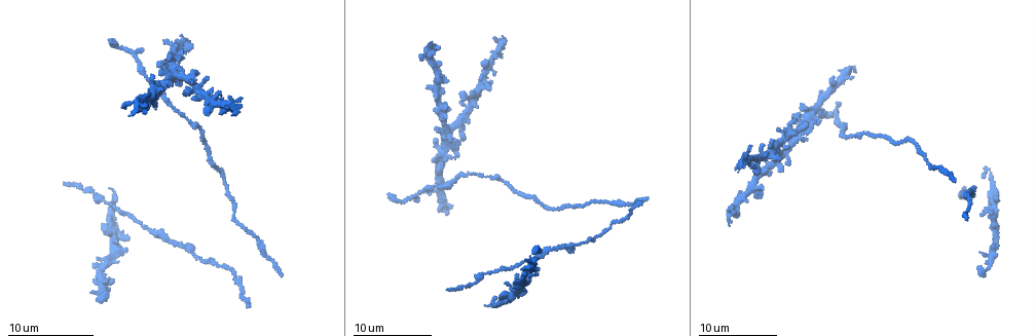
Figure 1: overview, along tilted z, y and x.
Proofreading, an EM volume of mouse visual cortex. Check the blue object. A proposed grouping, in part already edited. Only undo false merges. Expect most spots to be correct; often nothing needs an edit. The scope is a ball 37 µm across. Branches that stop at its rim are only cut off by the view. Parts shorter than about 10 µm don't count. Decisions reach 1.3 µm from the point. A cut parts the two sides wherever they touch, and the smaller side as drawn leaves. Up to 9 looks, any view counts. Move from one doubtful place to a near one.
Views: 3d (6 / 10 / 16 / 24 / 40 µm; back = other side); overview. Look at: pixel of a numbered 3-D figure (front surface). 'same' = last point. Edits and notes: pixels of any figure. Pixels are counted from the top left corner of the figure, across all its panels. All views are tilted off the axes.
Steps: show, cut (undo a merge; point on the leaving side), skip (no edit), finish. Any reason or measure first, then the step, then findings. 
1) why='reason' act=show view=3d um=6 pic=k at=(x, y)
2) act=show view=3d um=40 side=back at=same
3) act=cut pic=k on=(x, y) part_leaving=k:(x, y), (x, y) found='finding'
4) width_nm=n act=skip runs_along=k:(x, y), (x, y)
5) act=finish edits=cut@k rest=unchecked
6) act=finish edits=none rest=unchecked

why='sudden change in width' act=show view=3d um=16 pic=1 at=(190, 252)

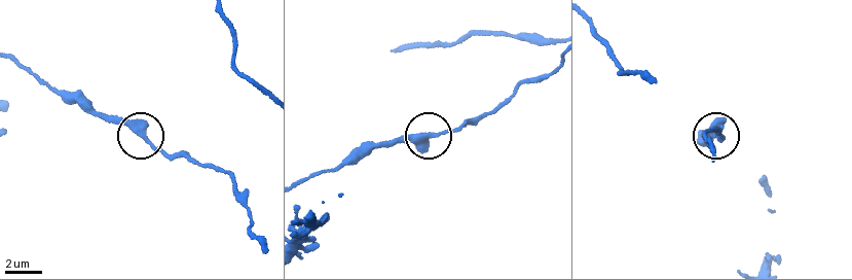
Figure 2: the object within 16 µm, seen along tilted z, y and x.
width_nm=320 act=skip found='one cell here'

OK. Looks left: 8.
act=show view=3d um=6 pic=1 at=(151, 230)

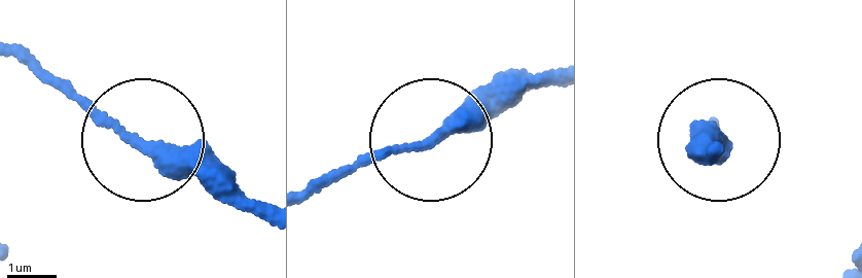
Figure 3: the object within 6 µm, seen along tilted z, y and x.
act=show view=3d um=6 side=back pic=3 at=(439, 132)

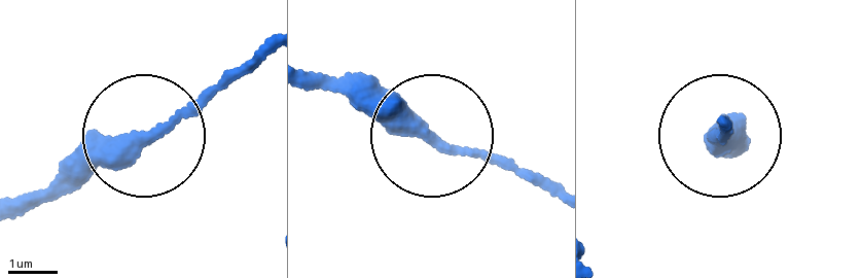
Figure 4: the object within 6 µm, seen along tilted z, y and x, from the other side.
act=skip found='all the same cell'

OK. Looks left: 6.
act=show view=3d um=10 pic=1 at=(235, 209)

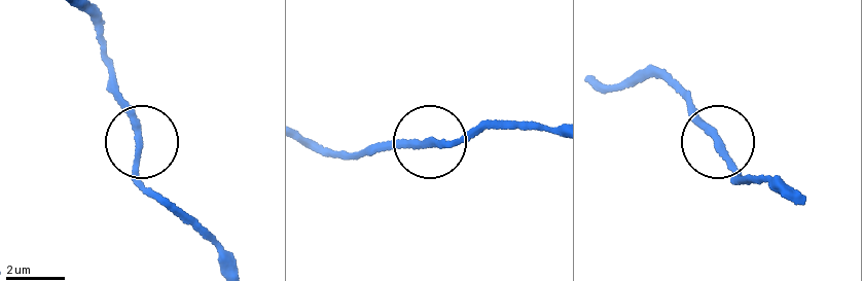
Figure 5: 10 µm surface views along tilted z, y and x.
width_nm=220 act=skip runs_along=5:(423, 143), (363, 149) found='one cell here'

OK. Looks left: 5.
why='two arms in line, one across' act=show view=3d um=6 pic=1 at=(176, 76)

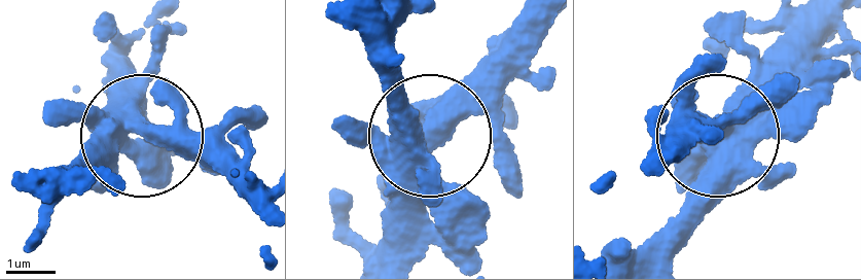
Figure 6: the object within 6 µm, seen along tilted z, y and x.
side_arm_um=15 act=skip found='continuous, no second cell'

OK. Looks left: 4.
act=finish edits=none rest=unchecked

